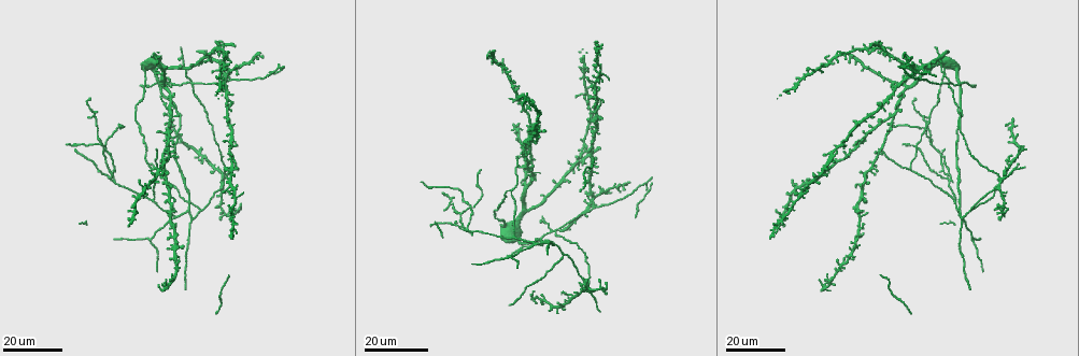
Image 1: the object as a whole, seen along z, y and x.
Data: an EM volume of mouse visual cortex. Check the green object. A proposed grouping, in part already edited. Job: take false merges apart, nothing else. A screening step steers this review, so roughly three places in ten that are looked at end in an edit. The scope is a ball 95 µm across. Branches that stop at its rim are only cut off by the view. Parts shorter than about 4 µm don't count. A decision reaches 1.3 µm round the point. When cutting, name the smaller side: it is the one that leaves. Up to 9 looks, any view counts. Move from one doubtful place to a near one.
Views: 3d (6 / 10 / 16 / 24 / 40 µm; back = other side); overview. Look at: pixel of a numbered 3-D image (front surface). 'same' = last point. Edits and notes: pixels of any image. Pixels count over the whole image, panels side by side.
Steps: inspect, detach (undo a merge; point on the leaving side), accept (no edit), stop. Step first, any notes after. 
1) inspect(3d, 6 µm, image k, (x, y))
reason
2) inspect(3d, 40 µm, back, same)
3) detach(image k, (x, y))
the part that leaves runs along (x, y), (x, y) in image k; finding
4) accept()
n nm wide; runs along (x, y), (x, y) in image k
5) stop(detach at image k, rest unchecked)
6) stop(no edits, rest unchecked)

inspect(3d, 24 µm, image 1, (1010, 162))
side arm on a straight run

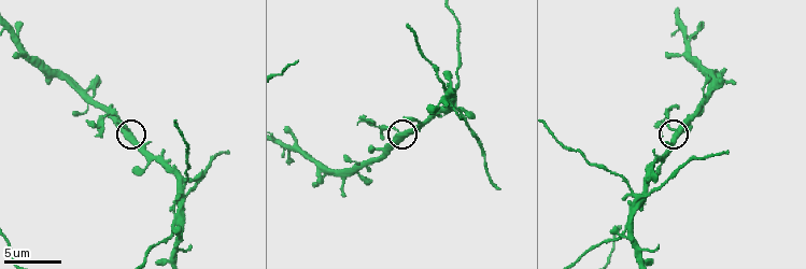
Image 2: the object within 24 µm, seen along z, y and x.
inspect(3d, 6 µm, image 2, (126, 127))

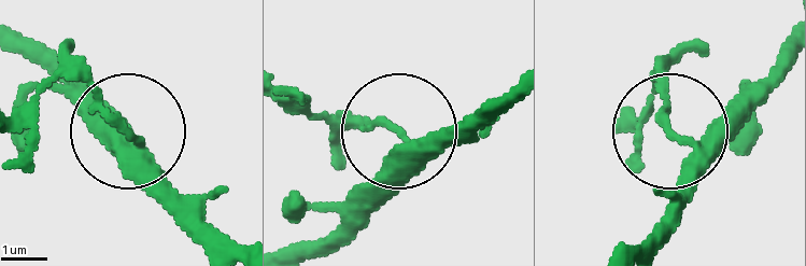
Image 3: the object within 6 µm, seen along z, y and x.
accept()
side arm 5 µm; runs along (237, 244), (64, 51) in image 3; all the same neuron

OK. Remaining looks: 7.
inspect(3d, 6 µm, image 2, (185, 194))
looks like a crossing

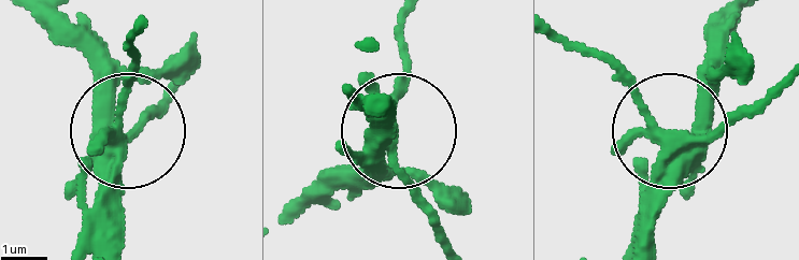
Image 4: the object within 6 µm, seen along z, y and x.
accept()
side arm 33 µm; runs along (628, 243), (659, 150), (697, 116), (705, 58), (732, 27) in image 4; one neuron here

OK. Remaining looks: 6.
inspect(3d, 16 µm, image 1, (537, 243))
arms part here

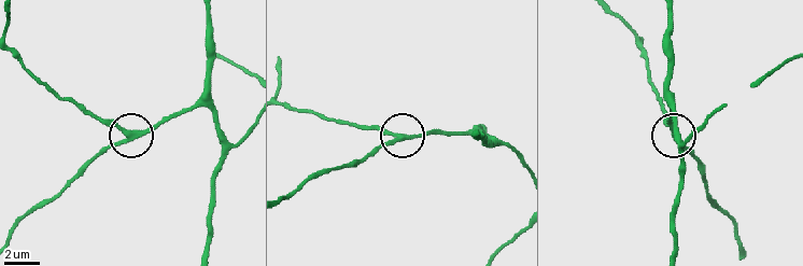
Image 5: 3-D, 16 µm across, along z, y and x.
inspect(3d, 10 µm, image 5, (128, 136))
closer look

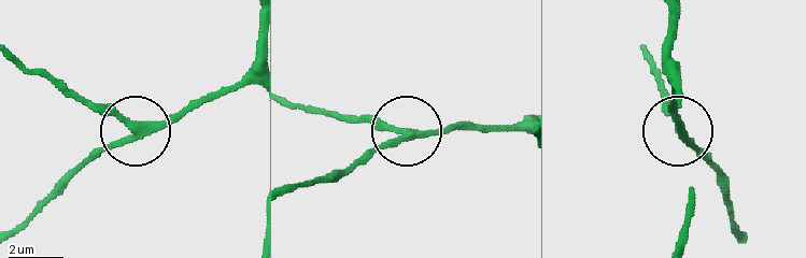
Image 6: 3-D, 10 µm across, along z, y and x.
accept()
3 arms; one neuron here

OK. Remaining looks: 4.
inspect(3d, 16 µm, image 1, (563, 255))
three-way junction

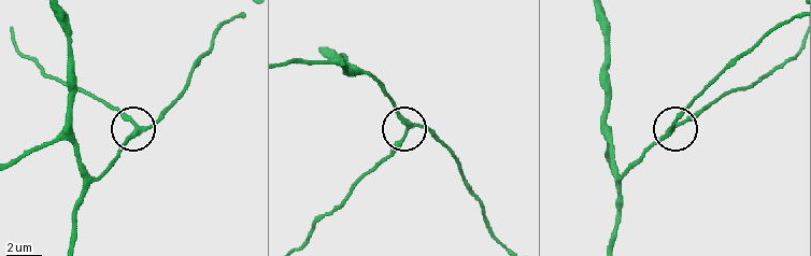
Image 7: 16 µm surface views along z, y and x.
inspect(3d, 10 µm, image 7, (673, 129))

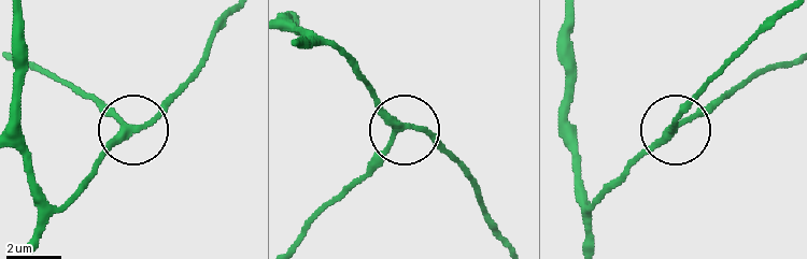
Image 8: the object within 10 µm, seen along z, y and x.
accept()
220 nm wide; continuous, no second neuron

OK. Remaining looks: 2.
inspect(3d, 24 µm, image 1, (190, 81))

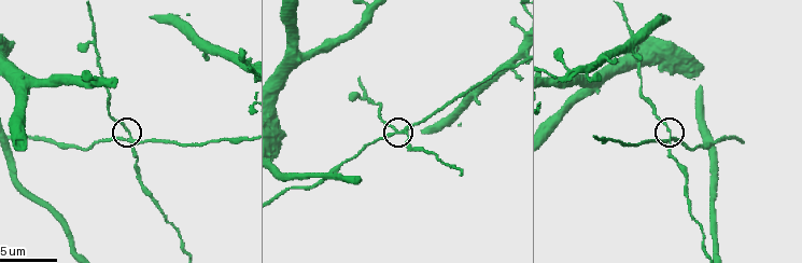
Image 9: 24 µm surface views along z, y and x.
inspect(3d, 10 µm, image 9, (133, 142))

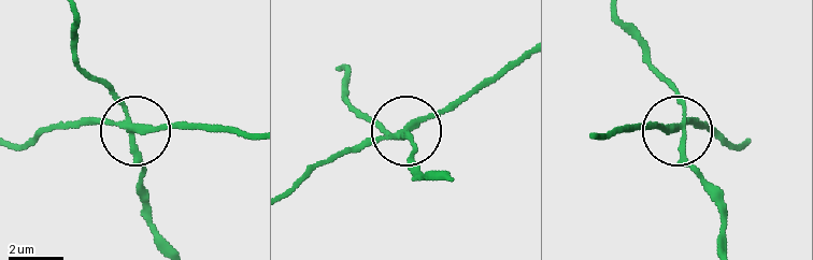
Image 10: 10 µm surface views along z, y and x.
detach(image 10, (161, 128))
4 arms; the part that leaves runs along (130, 123), (253, 134) in image 10; two neurons meet here

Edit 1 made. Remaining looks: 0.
stop(detach at image 10, rest unchecked)

